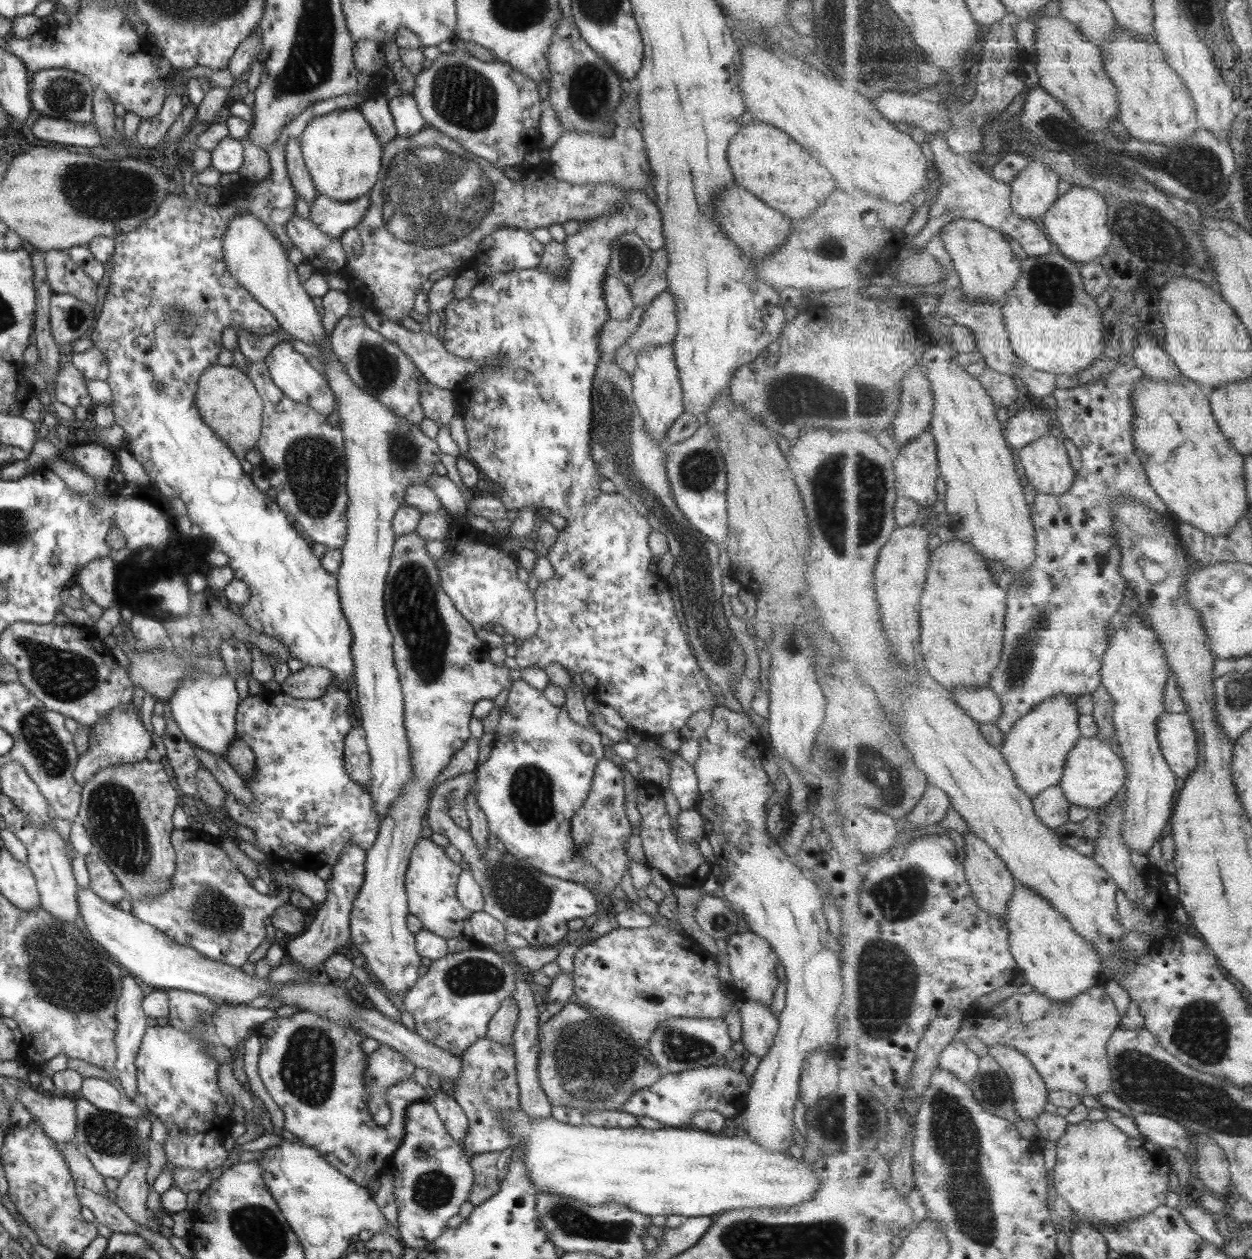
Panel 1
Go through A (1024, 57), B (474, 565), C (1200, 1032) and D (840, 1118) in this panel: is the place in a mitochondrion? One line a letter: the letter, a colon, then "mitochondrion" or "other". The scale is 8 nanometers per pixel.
A: other
B: other
C: mitochondrion
D: mitochondrion

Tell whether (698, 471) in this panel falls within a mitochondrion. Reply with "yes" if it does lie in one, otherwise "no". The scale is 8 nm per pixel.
yes

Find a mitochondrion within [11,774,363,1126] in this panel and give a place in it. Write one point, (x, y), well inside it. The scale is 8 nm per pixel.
(75, 984)

